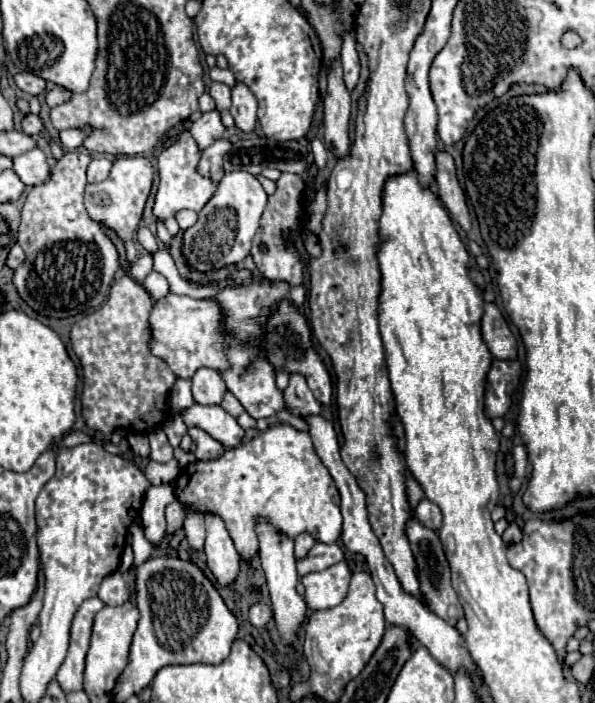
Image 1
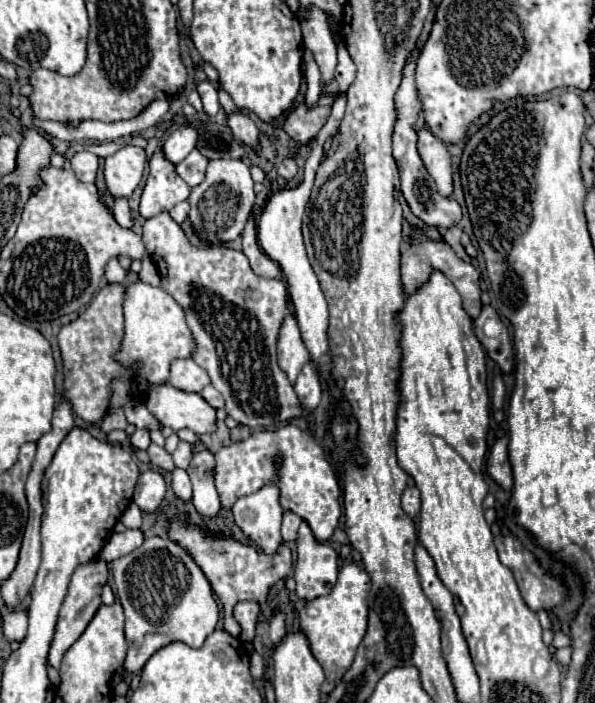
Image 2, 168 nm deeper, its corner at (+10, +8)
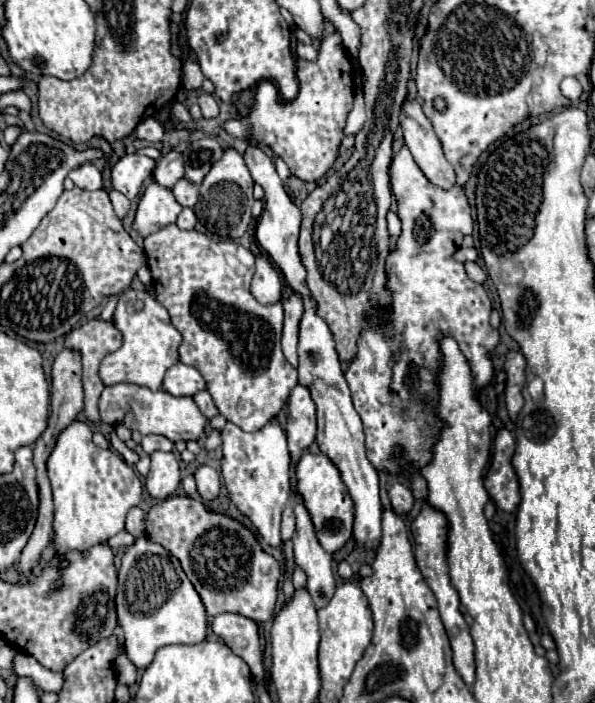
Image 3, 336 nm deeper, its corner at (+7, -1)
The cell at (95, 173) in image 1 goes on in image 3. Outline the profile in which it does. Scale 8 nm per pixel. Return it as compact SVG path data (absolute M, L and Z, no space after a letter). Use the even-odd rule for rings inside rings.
M83 163L81 167L73 169L69 173L71 181L79 187L79 189L87 189L87 191L95 191L95 189L101 189L103 187L103 179L101 179L101 173L99 169L93 165L93 163Z

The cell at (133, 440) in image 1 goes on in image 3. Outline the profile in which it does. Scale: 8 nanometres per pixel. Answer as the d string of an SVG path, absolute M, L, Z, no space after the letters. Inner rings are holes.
M145 435L141 441L141 447L145 453L151 455L153 451L171 451L173 443L163 435Z

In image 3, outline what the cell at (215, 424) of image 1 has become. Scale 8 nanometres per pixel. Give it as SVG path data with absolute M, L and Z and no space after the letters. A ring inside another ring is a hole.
M129 383L105 387L101 401L99 401L99 413L101 413L103 423L107 423L107 425L123 423L131 431L139 431L141 435L151 435L151 433L165 435L173 443L179 439L197 441L197 439L205 437L207 419L205 419L205 415L201 415L199 407L193 403L193 399L191 397L175 397L163 389L151 391L147 387L129 385Z

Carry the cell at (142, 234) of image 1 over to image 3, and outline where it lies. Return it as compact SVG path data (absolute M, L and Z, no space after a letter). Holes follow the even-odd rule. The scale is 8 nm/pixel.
M111 191L109 197L111 197L111 203L113 203L113 209L115 209L117 217L119 217L119 219L125 219L125 215L129 213L131 201L129 201L125 195L121 195L119 191Z

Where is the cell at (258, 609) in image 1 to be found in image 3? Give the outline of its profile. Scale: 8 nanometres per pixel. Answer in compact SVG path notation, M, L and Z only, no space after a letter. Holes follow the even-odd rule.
M223 613L213 619L211 629L249 665L253 677L263 681L263 657L257 623L237 613Z

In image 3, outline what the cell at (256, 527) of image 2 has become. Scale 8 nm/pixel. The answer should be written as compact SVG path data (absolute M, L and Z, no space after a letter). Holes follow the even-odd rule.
M271 419L261 431L245 433L233 423L227 423L221 431L223 435L223 461L221 475L225 479L225 487L229 491L235 507L251 519L257 527L259 535L271 547L281 547L279 527L281 527L281 511L291 501L291 485L289 485L289 463L291 455L287 449L287 437L281 431L279 423Z

